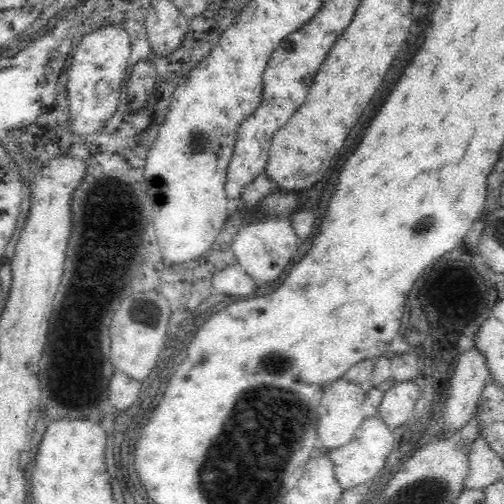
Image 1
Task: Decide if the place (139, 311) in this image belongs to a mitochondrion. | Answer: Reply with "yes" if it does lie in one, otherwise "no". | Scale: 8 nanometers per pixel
yes

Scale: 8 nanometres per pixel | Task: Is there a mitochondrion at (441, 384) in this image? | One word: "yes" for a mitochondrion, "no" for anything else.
no

